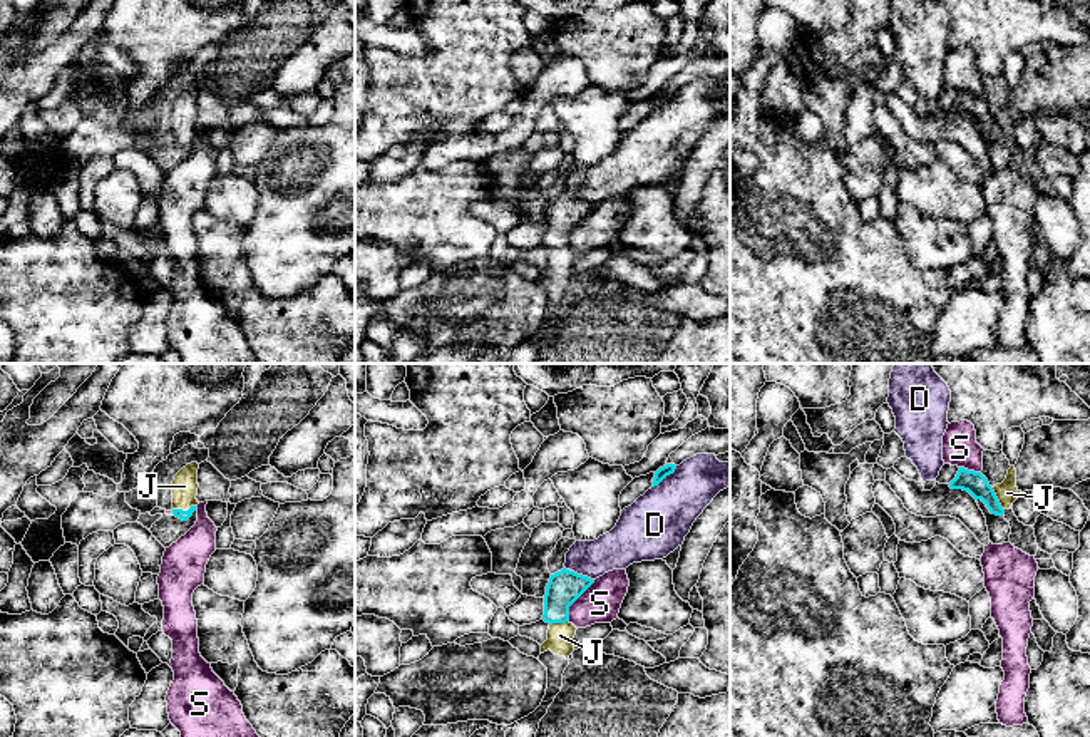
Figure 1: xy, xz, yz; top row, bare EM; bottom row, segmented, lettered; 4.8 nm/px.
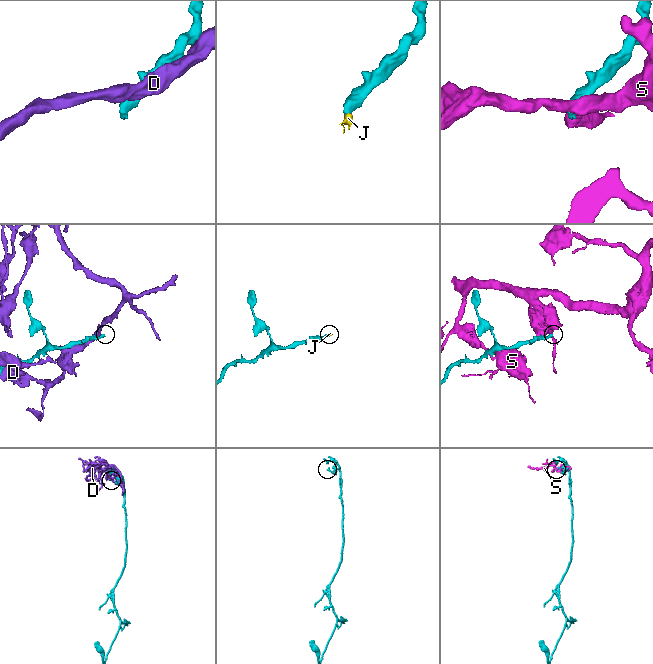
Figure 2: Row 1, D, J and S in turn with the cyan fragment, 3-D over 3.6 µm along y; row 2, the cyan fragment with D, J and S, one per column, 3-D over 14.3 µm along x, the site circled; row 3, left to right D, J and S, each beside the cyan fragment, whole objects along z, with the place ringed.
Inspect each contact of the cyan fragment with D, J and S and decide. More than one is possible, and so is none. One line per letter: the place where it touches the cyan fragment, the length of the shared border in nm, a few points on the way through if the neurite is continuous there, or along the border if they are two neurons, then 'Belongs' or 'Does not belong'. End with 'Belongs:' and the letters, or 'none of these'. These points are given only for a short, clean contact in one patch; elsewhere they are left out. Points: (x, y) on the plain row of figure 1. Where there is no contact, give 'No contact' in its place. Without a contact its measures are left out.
D: Touches cyan at xz (580, 200). Shared border 160 nm. Does not belong
J: Touches cyan at xy (185, 136). Shared border 120 nm. Path across: xy (183, 139), (185, 136), (185, 111). Belongs
S: Touches cyan at xz (576, 223). Shared border 240 nm. Boundary: xz (595, 205), (570, 231), (568, 245). Does not belong
Belongs: J

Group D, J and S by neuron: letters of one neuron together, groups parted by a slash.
D / J / S

